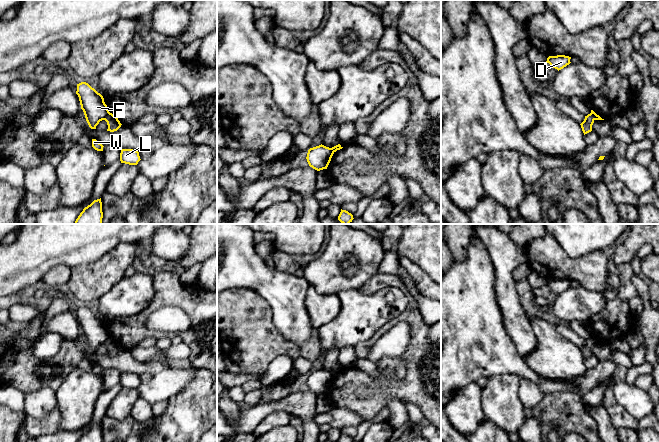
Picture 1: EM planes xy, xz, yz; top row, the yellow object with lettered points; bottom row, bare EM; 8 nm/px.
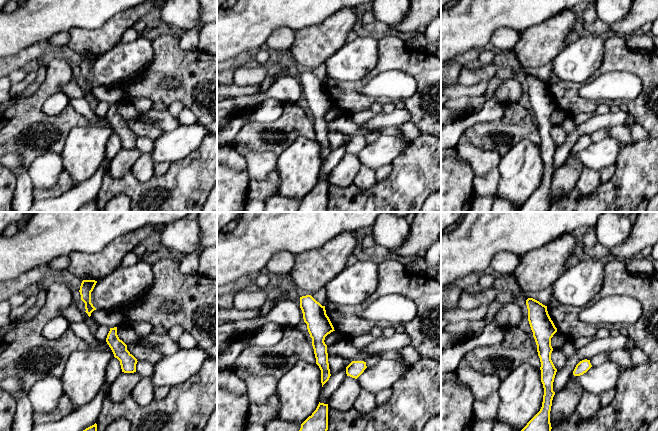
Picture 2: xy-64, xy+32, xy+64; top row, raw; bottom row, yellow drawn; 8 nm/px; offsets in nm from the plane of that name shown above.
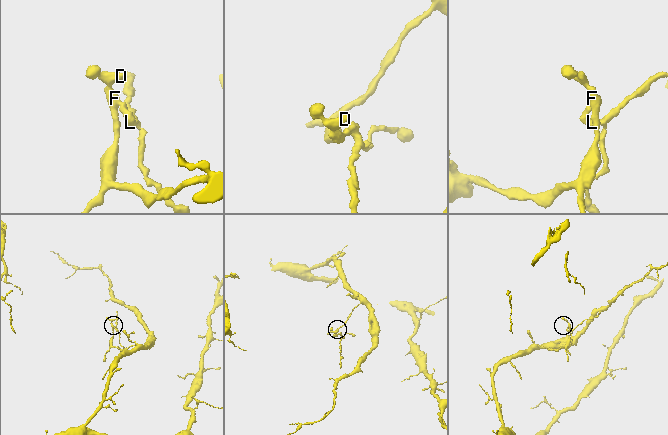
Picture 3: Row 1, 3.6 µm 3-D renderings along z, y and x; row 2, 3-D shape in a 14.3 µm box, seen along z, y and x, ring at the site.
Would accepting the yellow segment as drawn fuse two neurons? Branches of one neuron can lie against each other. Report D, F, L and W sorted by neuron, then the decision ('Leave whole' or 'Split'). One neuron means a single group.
Groups: D F W / L. Split

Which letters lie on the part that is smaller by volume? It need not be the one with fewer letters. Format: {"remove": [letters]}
{"remove": ["L"]}

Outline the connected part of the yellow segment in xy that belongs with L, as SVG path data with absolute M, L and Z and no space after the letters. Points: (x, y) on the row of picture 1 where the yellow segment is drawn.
M121 149L120 161L121 163L129 165L137 165L140 161L139 152L133 149Z

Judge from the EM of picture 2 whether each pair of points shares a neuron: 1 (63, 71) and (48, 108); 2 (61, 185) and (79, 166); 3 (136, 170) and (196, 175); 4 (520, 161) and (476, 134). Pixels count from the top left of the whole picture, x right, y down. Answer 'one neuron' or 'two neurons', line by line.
1: two neurons
2: two neurons
3: two neurons
4: two neurons

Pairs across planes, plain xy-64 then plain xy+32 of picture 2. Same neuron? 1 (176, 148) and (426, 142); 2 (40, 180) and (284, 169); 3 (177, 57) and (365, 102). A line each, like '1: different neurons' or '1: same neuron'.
1: different neurons
2: different neurons
3: same neuron

